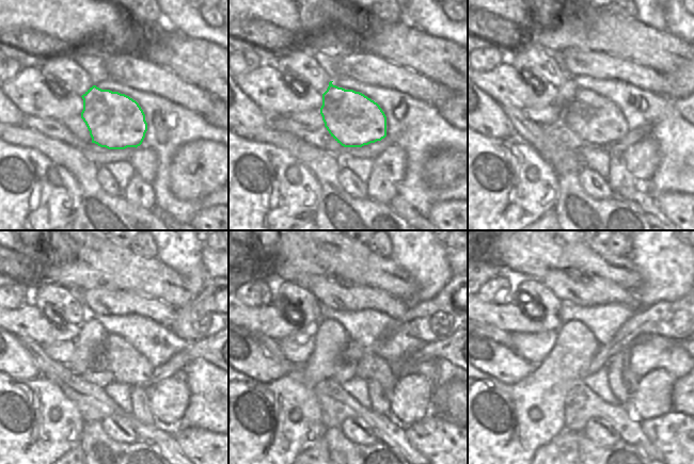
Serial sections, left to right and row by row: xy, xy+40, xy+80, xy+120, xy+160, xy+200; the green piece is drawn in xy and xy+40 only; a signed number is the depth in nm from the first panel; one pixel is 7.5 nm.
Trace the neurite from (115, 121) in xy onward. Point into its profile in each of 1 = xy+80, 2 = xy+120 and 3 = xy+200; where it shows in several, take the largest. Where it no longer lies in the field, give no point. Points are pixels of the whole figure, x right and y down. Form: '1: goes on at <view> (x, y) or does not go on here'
1: goes on at xy+80 (597, 121)
2: goes on at xy+120 (129, 367)
3: goes on at xy+200 (630, 381)

